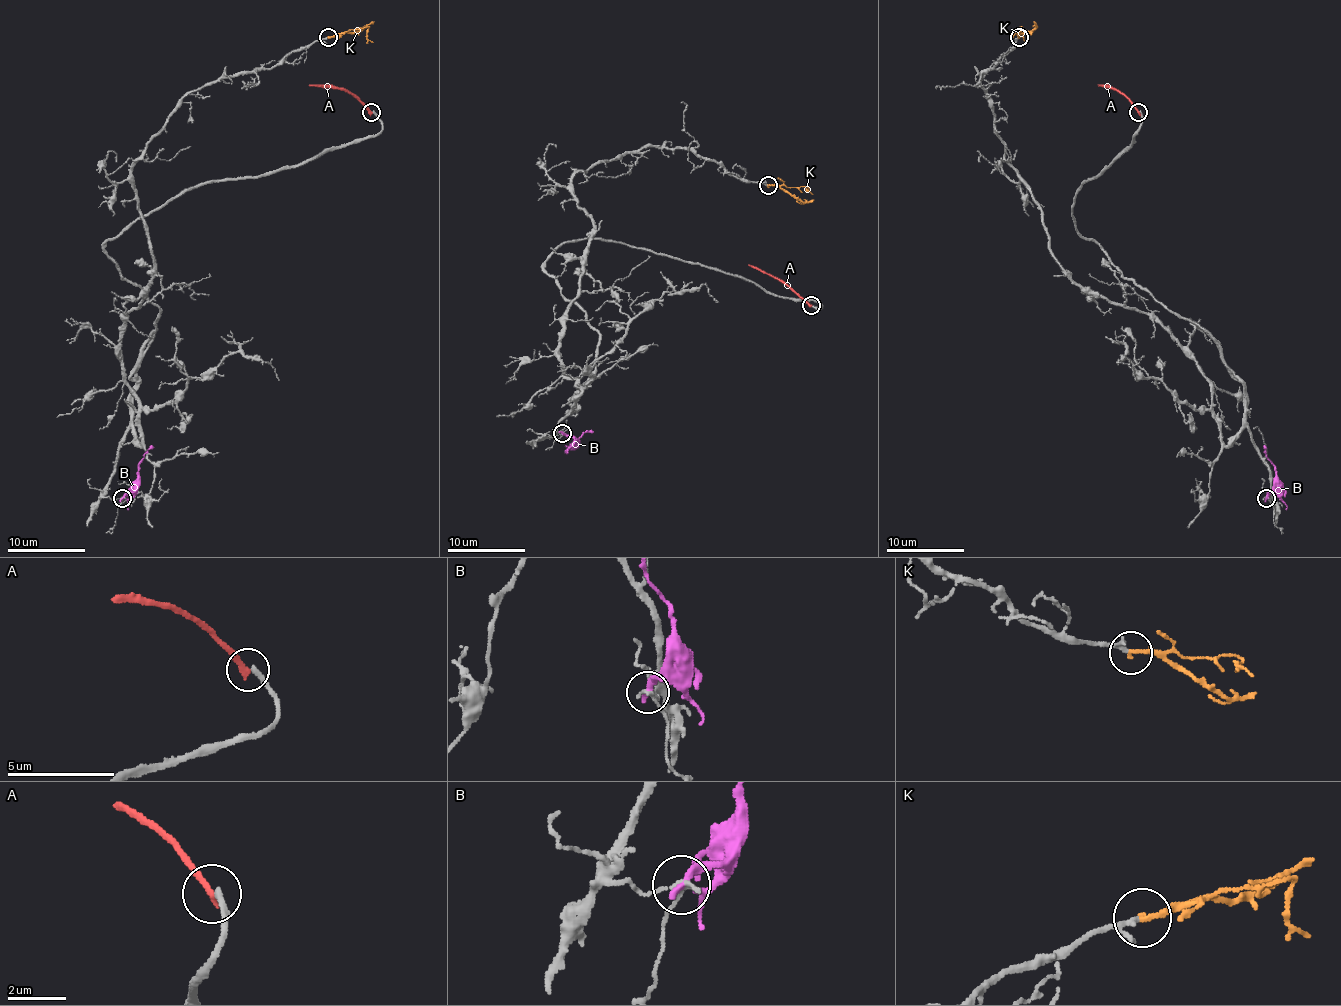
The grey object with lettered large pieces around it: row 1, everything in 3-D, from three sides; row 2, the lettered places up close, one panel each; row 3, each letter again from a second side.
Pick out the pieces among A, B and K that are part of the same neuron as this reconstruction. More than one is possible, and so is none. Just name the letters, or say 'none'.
K

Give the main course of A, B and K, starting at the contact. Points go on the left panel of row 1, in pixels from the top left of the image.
A: (371, 111), (343, 90), (308, 84)
B: (122, 498), (135, 488), (137, 465), (153, 446)
K: (328, 38), (365, 28), (367, 38), (373, 41)

